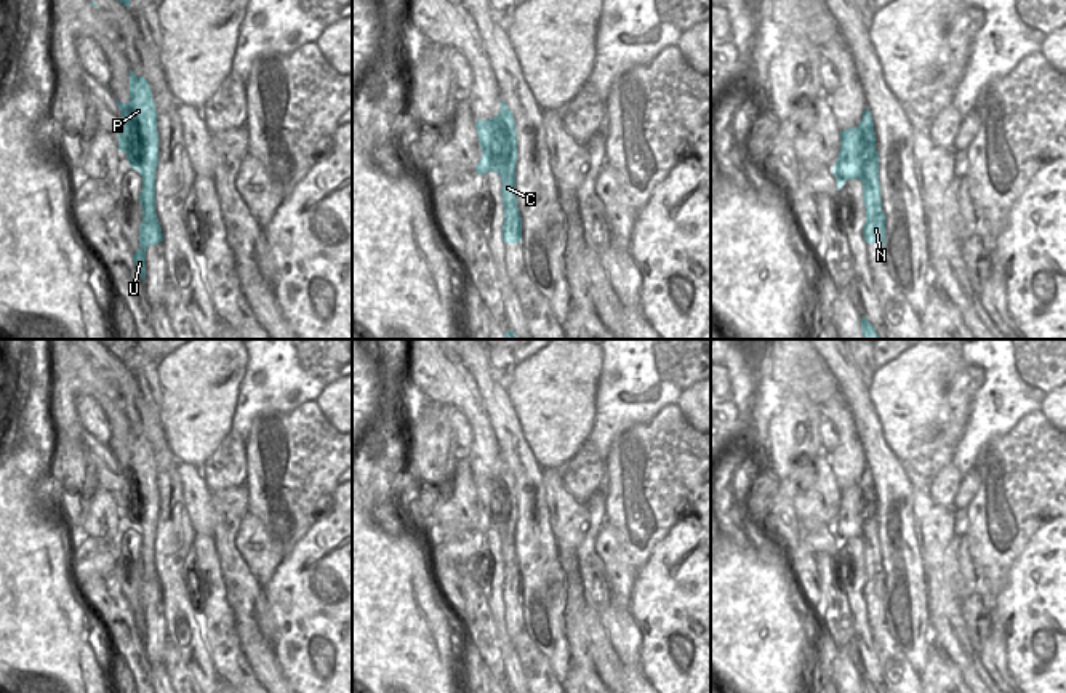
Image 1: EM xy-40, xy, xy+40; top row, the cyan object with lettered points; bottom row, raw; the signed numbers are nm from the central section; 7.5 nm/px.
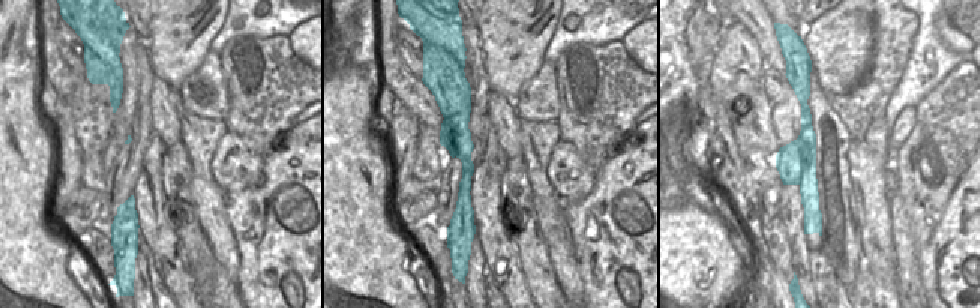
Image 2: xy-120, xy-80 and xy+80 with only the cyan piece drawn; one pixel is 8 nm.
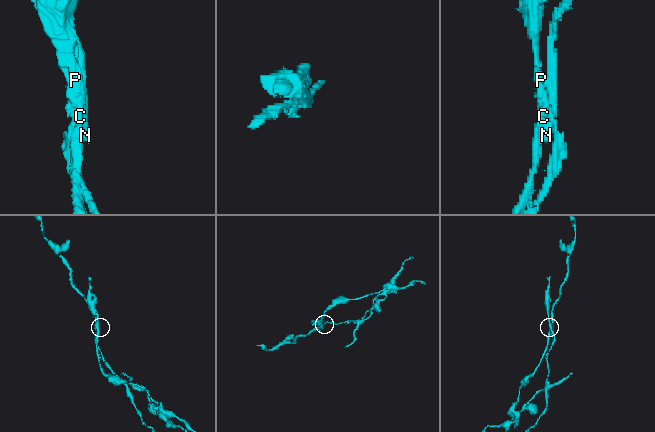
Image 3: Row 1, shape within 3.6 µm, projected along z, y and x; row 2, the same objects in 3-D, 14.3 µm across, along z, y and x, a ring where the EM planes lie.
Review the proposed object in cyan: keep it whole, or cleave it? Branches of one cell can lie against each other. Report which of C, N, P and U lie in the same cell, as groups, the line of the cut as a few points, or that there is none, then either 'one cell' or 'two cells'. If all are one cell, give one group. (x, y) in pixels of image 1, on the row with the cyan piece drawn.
C N U / P | xy-40 (156, 120), (132, 133), (130, 149), (148, 151), (136, 168) | two cells

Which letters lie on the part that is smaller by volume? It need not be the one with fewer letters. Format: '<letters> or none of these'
P

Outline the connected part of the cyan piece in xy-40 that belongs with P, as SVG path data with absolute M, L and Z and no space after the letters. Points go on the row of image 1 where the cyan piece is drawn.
M130 69L130 101L122 104L117 99L117 106L122 112L118 150L126 154L130 168L139 168L139 162L149 157L149 147L131 152L130 147L136 142L131 133L134 130L144 130L146 123L157 122L155 102L152 99L152 90L144 77L136 77Z

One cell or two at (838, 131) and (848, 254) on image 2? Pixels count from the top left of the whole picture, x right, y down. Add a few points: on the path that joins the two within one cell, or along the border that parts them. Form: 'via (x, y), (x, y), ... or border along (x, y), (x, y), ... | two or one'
via (833, 161), (833, 182), (841, 224) | one

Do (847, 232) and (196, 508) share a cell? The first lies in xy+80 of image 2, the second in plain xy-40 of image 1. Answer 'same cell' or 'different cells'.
different cells

